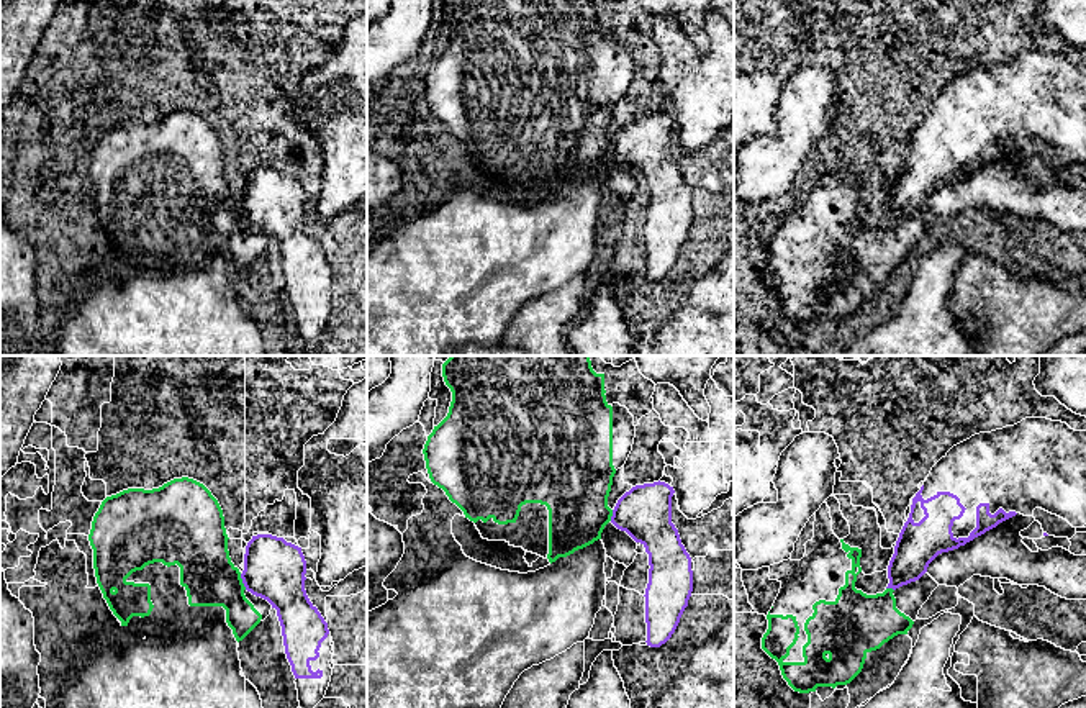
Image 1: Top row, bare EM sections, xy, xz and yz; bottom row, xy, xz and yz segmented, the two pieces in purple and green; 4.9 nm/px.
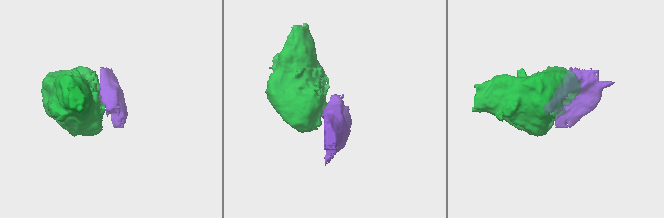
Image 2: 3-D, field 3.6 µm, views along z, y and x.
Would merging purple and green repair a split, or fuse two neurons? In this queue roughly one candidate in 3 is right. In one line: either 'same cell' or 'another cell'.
another cell

